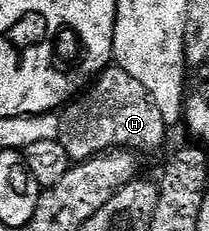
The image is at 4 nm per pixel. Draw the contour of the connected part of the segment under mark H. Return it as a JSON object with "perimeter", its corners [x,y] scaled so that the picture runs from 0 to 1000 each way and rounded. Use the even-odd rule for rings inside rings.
{"perimeter":[[[545,277],[517,286],[488,320],[469,325],[450,368],[392,416],[364,420],[297,481],[297,494],[301,515],[282,528],[273,602],[325,658],[335,697],[359,710],[421,701],[435,684],[469,680],[474,667],[512,662],[517,649],[622,649],[632,658],[761,649],[799,597],[799,576],[809,576],[799,524],[770,502],[751,450],[732,450],[713,398],[694,398],[679,364],[660,346],[636,346],[636,329],[617,329],[617,312],[598,312],[574,286]]]}

